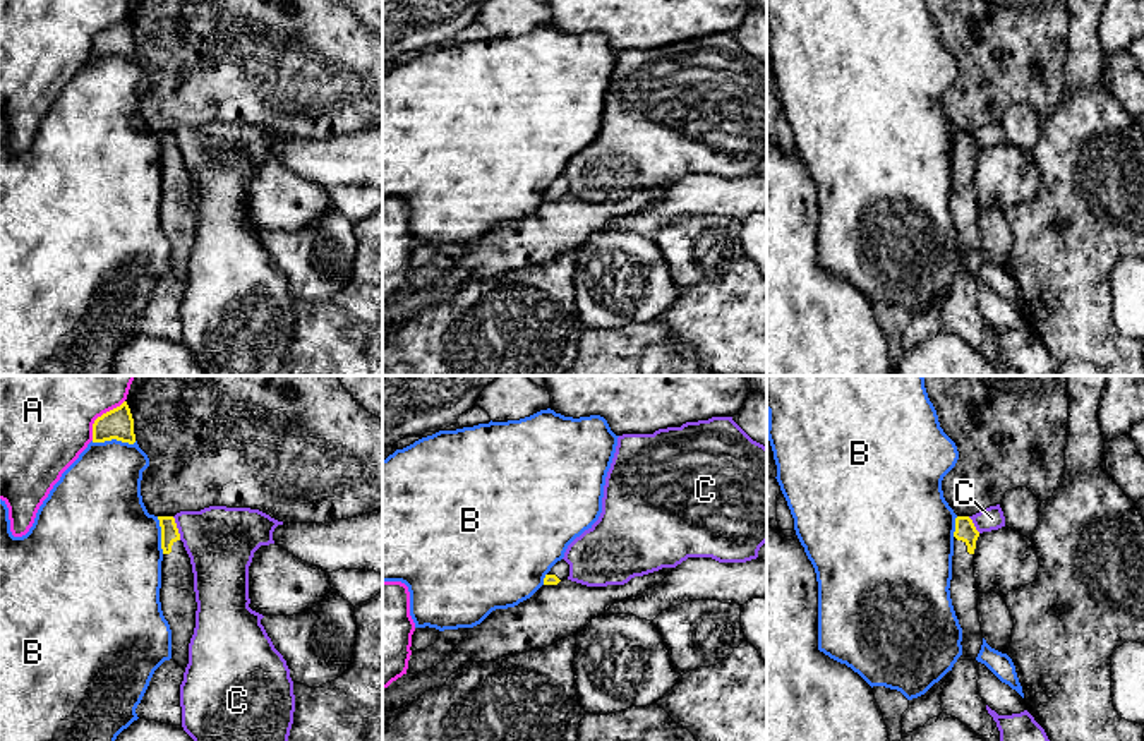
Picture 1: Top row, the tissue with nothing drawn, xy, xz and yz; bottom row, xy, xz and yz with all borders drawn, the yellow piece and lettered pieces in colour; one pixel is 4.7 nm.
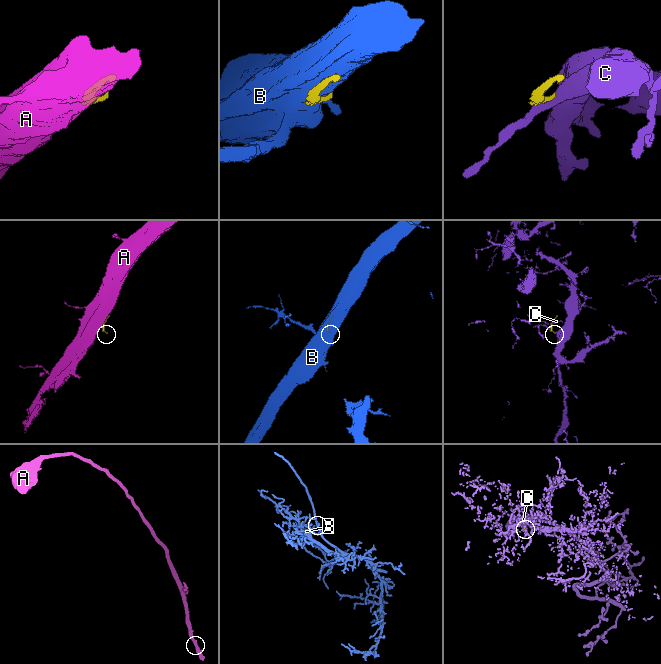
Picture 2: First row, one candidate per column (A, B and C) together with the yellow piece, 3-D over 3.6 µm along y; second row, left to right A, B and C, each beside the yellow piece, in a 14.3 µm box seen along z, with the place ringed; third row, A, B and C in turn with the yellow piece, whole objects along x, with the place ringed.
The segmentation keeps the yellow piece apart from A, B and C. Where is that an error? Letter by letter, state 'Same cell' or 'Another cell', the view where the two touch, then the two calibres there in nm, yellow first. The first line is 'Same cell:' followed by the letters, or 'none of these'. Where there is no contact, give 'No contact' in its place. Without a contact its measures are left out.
Same cell: none of these
A: Another cell. Touches yellow in xy. Thickness 140 nm (yellow) against 480 nm
B: Another cell. Touches yellow in xy. Thickness 140 nm (yellow) against 360 nm
C: Another cell. Touches yellow in xy. Thickness 80 nm (yellow) against 320 nm

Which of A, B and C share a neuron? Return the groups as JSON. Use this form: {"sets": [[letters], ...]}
{"sets": [["A"], ["B"], ["C"]]}

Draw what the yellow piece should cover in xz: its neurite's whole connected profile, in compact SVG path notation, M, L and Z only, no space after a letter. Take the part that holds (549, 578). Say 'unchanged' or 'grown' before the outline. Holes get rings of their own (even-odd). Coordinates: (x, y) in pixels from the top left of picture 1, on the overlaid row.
grown; M561 559L545 575L544 585L557 585L559 581L568 580L568 576L569 576L569 564L564 559Z

